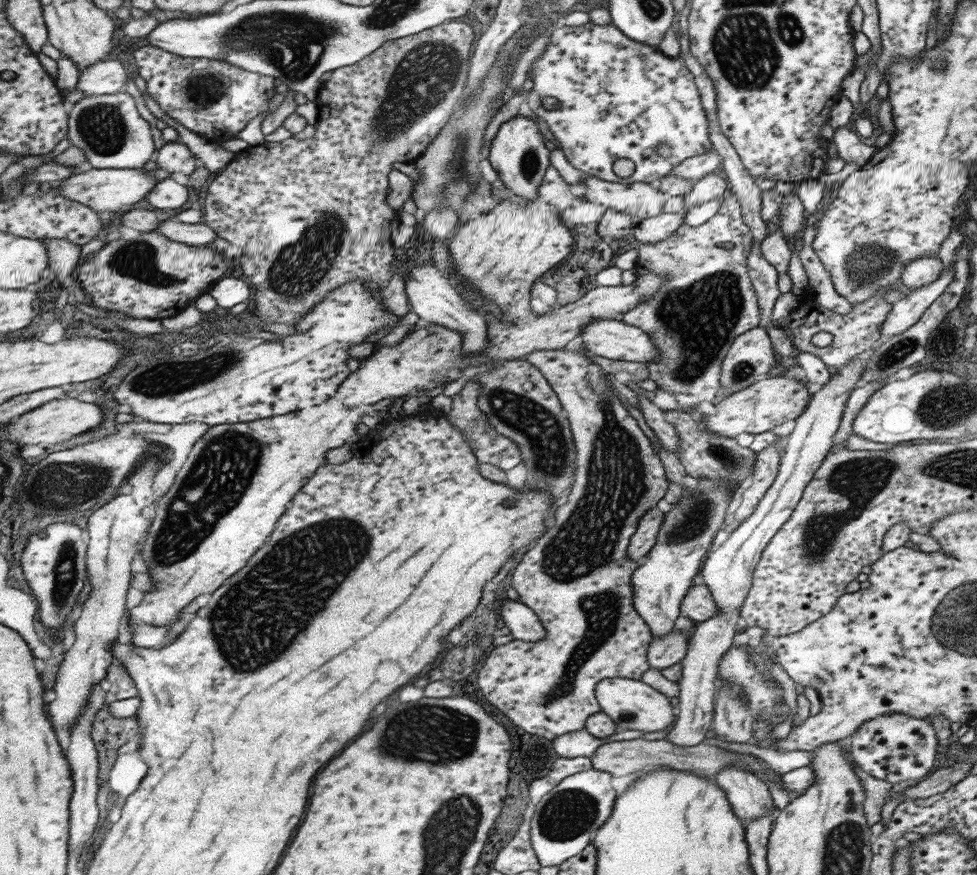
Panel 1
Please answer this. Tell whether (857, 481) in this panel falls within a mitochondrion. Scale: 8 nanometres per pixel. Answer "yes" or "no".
yes

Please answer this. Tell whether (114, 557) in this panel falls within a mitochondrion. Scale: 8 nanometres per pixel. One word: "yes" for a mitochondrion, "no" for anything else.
no

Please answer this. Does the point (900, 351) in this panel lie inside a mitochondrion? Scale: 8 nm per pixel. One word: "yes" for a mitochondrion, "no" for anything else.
yes

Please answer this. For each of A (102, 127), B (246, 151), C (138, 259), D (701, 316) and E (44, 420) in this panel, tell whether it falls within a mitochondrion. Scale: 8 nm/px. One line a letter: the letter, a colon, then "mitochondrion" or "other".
A: mitochondrion
B: other
C: mitochondrion
D: mitochondrion
E: other

